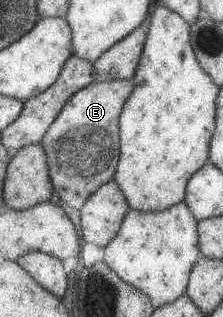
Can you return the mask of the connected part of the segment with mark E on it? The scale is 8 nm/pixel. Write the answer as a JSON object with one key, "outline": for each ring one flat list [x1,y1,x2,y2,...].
{"outline":[[147,17,133,31,106,49,101,55,90,64,94,81,82,87,69,97,68,101,61,108,61,111,54,117,51,125,43,134,40,144,46,153,46,164,48,167,50,182,59,199,62,199,73,207,79,209,83,202,100,186,114,179,114,173,120,154,120,139,118,138,118,117,123,104,127,101,135,84,134,78,136,65,148,30]]}

